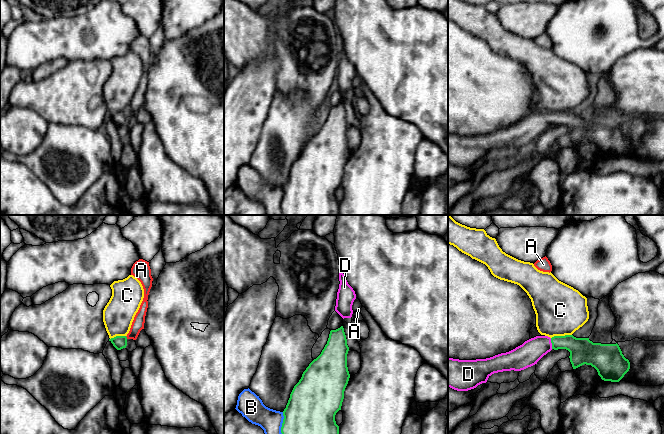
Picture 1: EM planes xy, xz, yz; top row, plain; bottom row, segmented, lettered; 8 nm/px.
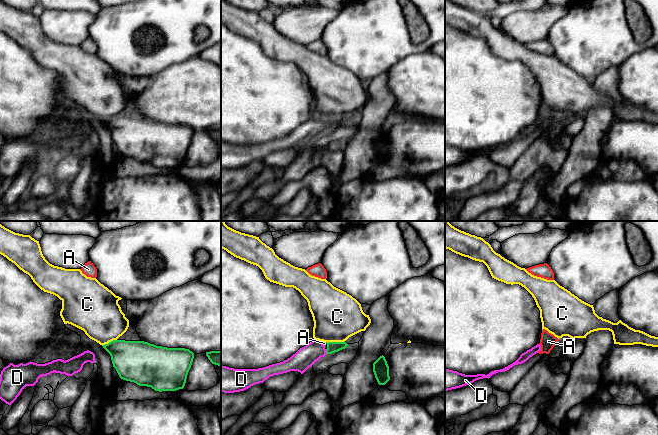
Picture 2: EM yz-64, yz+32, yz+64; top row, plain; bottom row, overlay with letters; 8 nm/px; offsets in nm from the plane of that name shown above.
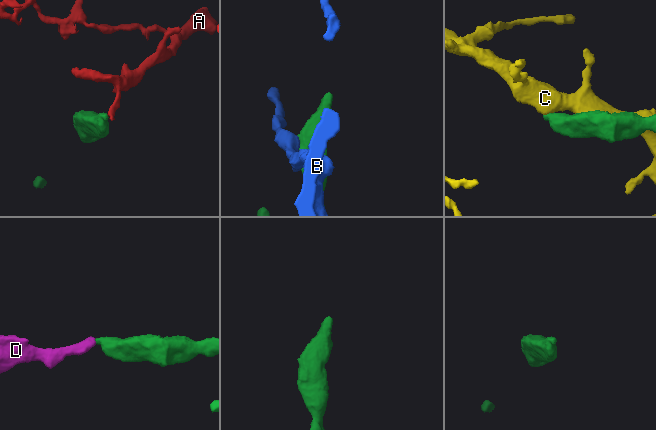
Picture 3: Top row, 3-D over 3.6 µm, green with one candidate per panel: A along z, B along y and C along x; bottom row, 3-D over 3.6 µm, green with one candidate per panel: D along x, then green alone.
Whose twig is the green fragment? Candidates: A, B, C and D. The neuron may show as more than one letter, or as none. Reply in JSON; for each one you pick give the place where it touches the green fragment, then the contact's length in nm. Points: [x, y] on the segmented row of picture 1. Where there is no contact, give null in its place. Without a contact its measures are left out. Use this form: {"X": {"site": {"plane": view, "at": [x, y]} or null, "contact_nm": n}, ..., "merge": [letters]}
{"D": {"site": {"plane": "yz", "at": [551, 342]}, "contact_nm": 90}, "merge": ["D"]}

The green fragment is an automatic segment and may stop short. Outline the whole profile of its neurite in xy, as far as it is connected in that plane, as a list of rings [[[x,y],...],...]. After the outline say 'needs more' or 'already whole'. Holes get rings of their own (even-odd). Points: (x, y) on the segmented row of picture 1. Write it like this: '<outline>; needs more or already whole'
[[[116,336],[114,338],[109,339],[109,341],[113,344],[113,346],[117,350],[121,350],[126,348],[127,346],[127,337],[126,336]]]; already whole

